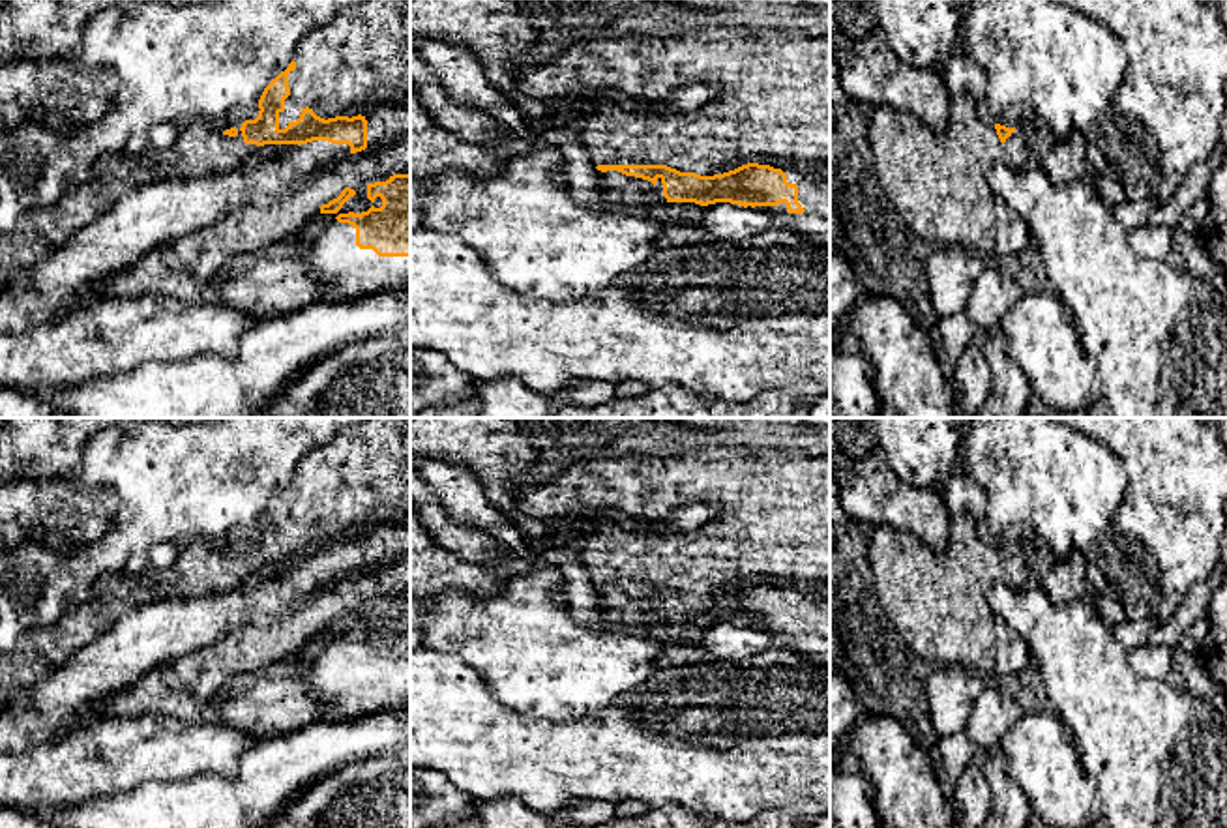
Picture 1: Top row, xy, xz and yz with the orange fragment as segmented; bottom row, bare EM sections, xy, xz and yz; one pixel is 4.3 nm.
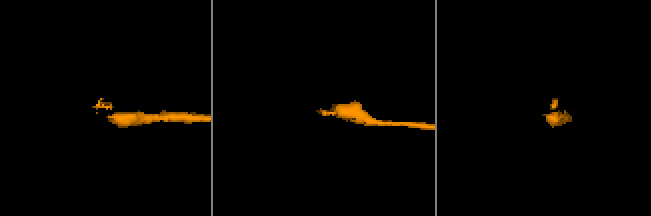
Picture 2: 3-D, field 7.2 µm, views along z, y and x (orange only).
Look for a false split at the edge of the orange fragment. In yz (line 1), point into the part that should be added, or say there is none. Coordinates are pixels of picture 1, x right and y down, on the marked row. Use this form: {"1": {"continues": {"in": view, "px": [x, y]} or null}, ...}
{"1": {"continues": null}}

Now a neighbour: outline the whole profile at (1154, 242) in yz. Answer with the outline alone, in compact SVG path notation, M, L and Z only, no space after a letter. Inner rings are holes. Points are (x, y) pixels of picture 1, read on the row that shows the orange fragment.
M1161 225L1137 227L1128 230L1128 240L1139 257L1150 260L1173 260L1173 229Z

